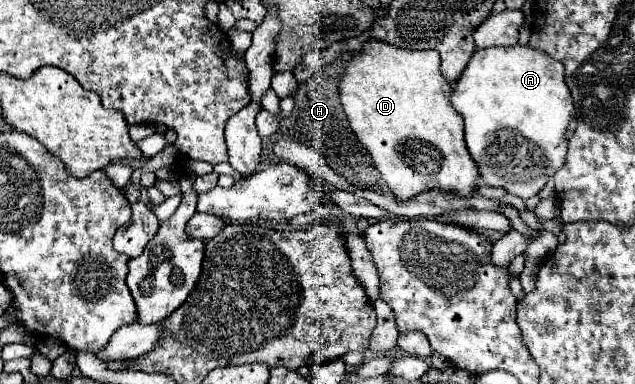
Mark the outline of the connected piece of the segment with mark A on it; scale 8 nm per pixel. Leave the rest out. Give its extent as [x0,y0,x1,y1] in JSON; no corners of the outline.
[451,45,575,199]

